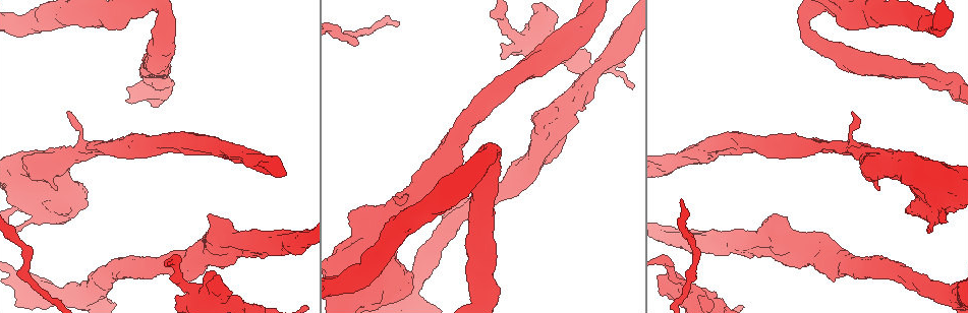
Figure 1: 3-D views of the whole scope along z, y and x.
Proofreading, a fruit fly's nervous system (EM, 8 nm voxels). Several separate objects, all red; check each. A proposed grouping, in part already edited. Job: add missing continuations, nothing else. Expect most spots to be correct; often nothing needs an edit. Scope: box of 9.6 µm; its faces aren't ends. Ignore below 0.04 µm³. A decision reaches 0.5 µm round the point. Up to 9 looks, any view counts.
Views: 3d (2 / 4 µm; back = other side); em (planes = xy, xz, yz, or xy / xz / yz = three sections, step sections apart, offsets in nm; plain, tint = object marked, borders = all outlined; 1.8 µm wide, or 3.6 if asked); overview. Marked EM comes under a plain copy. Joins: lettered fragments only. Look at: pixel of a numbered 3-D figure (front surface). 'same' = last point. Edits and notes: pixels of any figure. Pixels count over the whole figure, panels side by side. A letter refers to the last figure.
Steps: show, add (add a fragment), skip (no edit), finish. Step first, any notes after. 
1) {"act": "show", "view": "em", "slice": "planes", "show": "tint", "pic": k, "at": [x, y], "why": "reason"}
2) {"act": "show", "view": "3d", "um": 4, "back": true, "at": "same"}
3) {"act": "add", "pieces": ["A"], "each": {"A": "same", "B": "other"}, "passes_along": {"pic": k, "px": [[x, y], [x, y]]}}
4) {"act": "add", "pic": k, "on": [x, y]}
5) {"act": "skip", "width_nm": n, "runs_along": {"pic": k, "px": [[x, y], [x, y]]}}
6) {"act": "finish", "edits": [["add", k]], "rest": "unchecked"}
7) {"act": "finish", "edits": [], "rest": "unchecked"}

{"act": "show", "view": "em", "um": 3.6, "slice": "xy", "step": 4, "show": "tint", "pic": 1, "at": [60, 217], "why": "thick turns thin"}

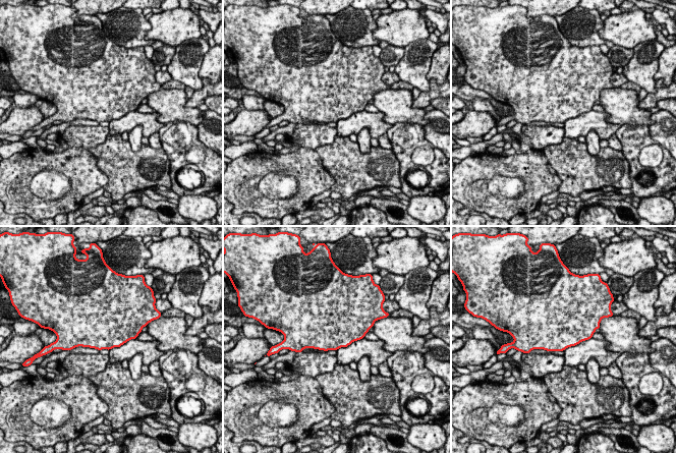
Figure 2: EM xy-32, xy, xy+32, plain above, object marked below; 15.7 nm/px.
{"act": "show", "view": "em", "um": 3.6, "slice": "planes", "show": "borders", "at": "same", "why": "cut it another way"}

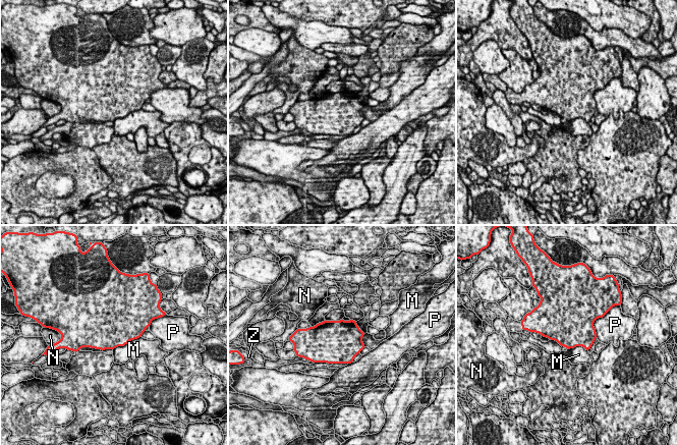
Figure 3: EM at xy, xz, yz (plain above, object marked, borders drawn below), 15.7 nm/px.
{"act": "skip", "width_nm": 550, "each": {"M": "other", "N": "other", "P": "other", "Z": "other"}, "border": {"pic": 3, "px": [[140, 336], [112, 349]]}, "found": "no lettered fragment goes on from it"}

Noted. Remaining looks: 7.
{"act": "show", "view": "em", "slice": "xy", "step": 8, "show": "tint", "pic": 1, "at": [879, 188], "why": "an open end"}

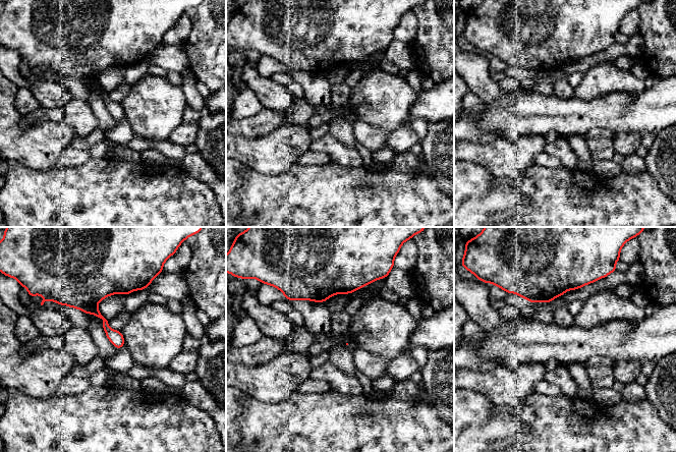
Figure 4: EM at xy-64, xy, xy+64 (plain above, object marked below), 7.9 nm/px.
{"act": "show", "view": "em", "slice": "planes", "show": "borders", "at": "same", "why": "cut it another way"}

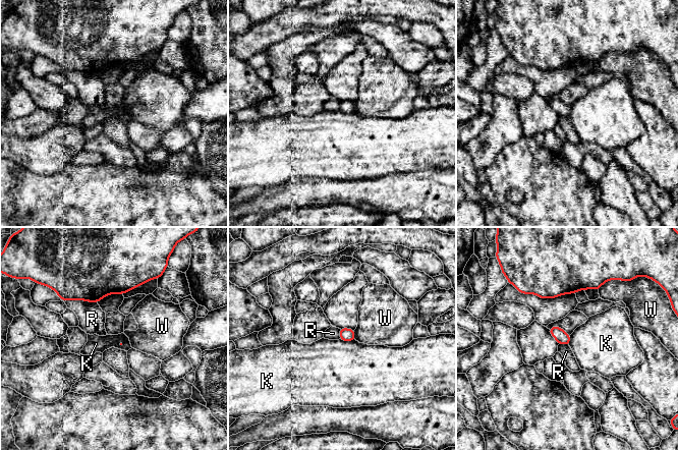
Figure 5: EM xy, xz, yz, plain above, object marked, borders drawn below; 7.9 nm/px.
{"act": "skip", "each": {"K": "other", "R": "other", "W": "other"}, "border": {"pic": 5, "px": [[339, 339], [354, 340]]}, "found": "no lettered fragment goes on from it"}

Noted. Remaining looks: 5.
{"act": "show", "view": "em", "slice": "xz", "step": 8, "show": "tint", "pic": 1, "at": [780, 244], "why": "sudden change in width"}

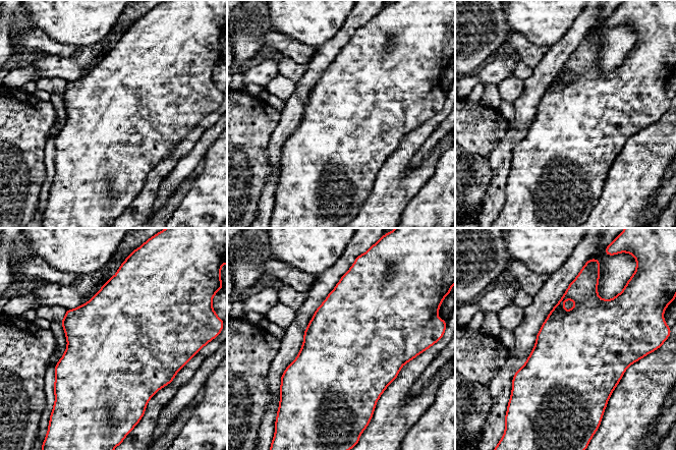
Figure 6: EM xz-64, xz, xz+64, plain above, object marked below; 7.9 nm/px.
{"act": "show", "view": "em", "slice": "xy", "step": 4, "show": "borders", "at": "same"}

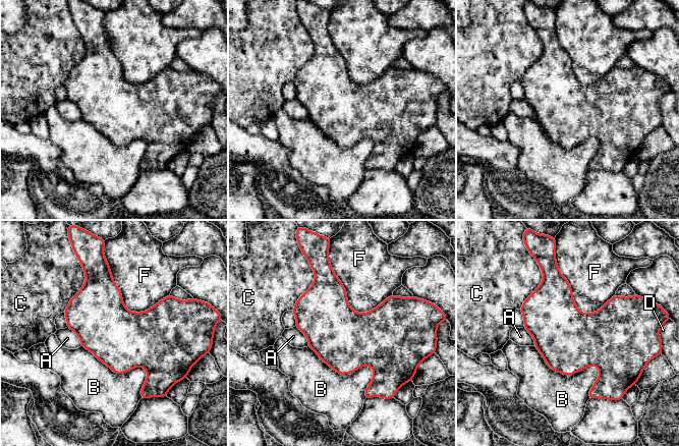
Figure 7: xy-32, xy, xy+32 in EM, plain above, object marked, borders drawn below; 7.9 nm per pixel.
{"act": "skip", "width_nm": 480, "each": {"A": "other", "B": "other", "C": "other", "D": "other", "F": "other"}, "border": {"pic": 7, "px": [[533, 346], [589, 398]]}, "found": "none of them fits"}

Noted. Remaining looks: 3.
{"act": "show", "view": "3d", "um": 4, "pic": 1, "at": [508, 28], "why": "sudden change in width"}

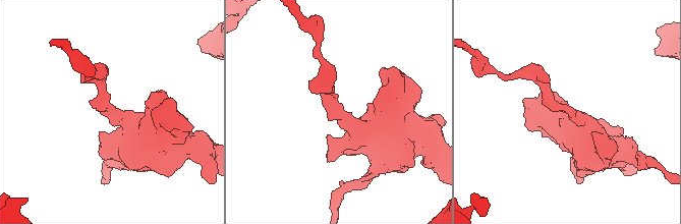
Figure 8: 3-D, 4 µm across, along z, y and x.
{"act": "show", "view": "em", "slice": "planes", "show": "borders", "pic": 8, "at": [567, 108]}

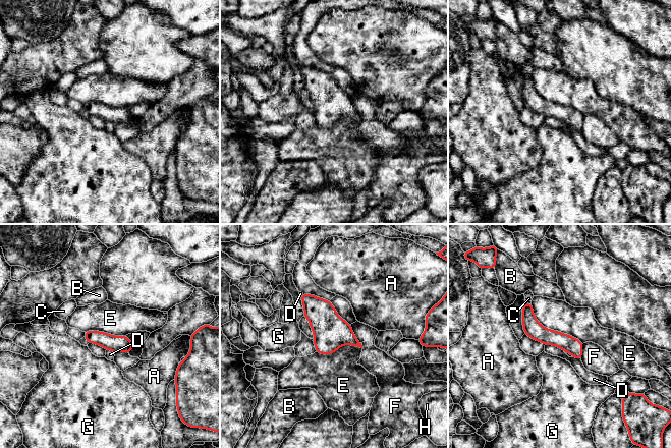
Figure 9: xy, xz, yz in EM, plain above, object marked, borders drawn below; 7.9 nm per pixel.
{"act": "skip", "each": {"A": "other", "B": "other", "C": "other", "D": "other", "E": "other", "F": "other", "G": "other", "H": "other"}, "found": "no lettered fragment goes on from it"}

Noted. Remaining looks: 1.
{"act": "finish", "edits": [], "rest": "unchecked"}

